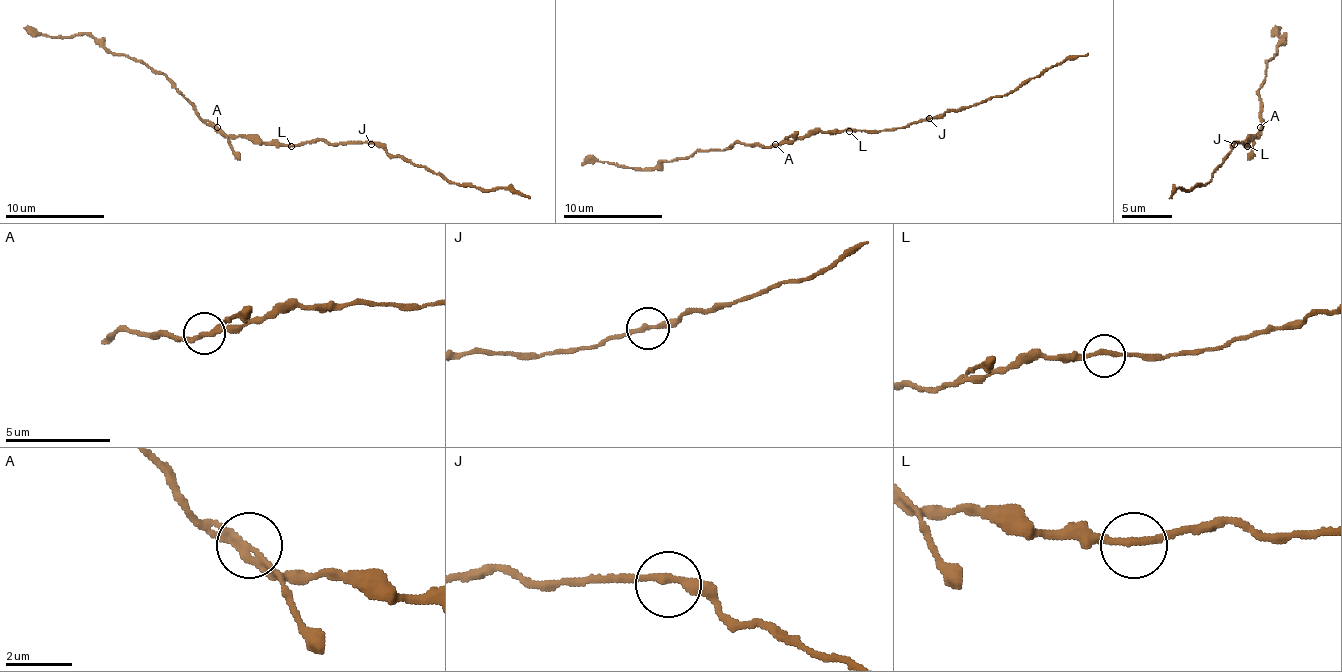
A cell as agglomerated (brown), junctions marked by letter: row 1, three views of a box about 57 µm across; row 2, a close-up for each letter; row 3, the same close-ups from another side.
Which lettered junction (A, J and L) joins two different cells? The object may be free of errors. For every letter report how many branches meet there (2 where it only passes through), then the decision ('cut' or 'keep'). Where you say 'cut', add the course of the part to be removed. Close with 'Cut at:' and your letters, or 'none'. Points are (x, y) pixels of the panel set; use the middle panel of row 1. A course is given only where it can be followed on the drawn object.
A: 2 | cut | (775, 143), (797, 131)
J: 2 | keep
L: 2 | keep
Cut at: A

